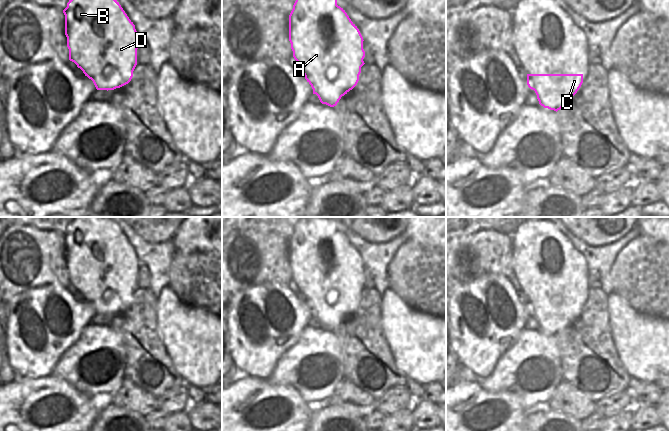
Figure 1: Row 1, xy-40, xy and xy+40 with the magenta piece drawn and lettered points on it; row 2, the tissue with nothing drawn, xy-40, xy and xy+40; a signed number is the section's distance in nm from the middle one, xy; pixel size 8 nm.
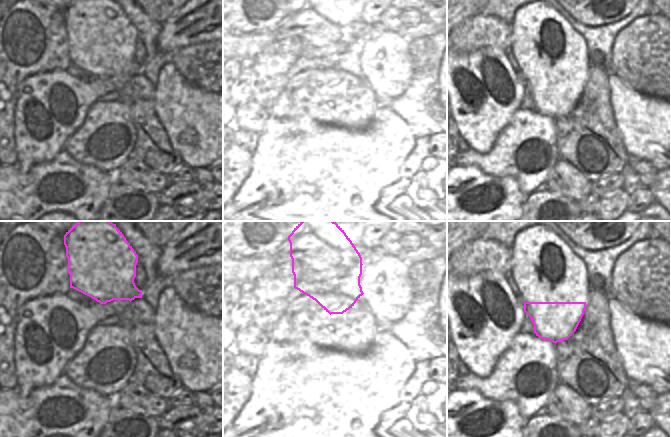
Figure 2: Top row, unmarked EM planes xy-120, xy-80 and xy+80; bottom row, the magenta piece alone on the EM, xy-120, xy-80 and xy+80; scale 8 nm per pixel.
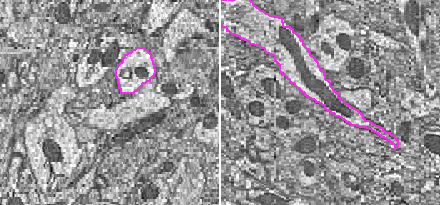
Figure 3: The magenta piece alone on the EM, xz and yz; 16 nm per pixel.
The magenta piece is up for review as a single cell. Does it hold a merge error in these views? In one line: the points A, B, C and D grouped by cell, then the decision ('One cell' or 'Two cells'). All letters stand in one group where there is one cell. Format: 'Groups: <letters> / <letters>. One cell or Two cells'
Groups: A B C D. One cell.

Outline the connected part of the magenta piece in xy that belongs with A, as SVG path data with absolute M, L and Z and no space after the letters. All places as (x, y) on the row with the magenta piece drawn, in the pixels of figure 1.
M296 0L289 15L289 41L299 70L322 104L337 105L359 81L363 59L363 37L337 0Z

